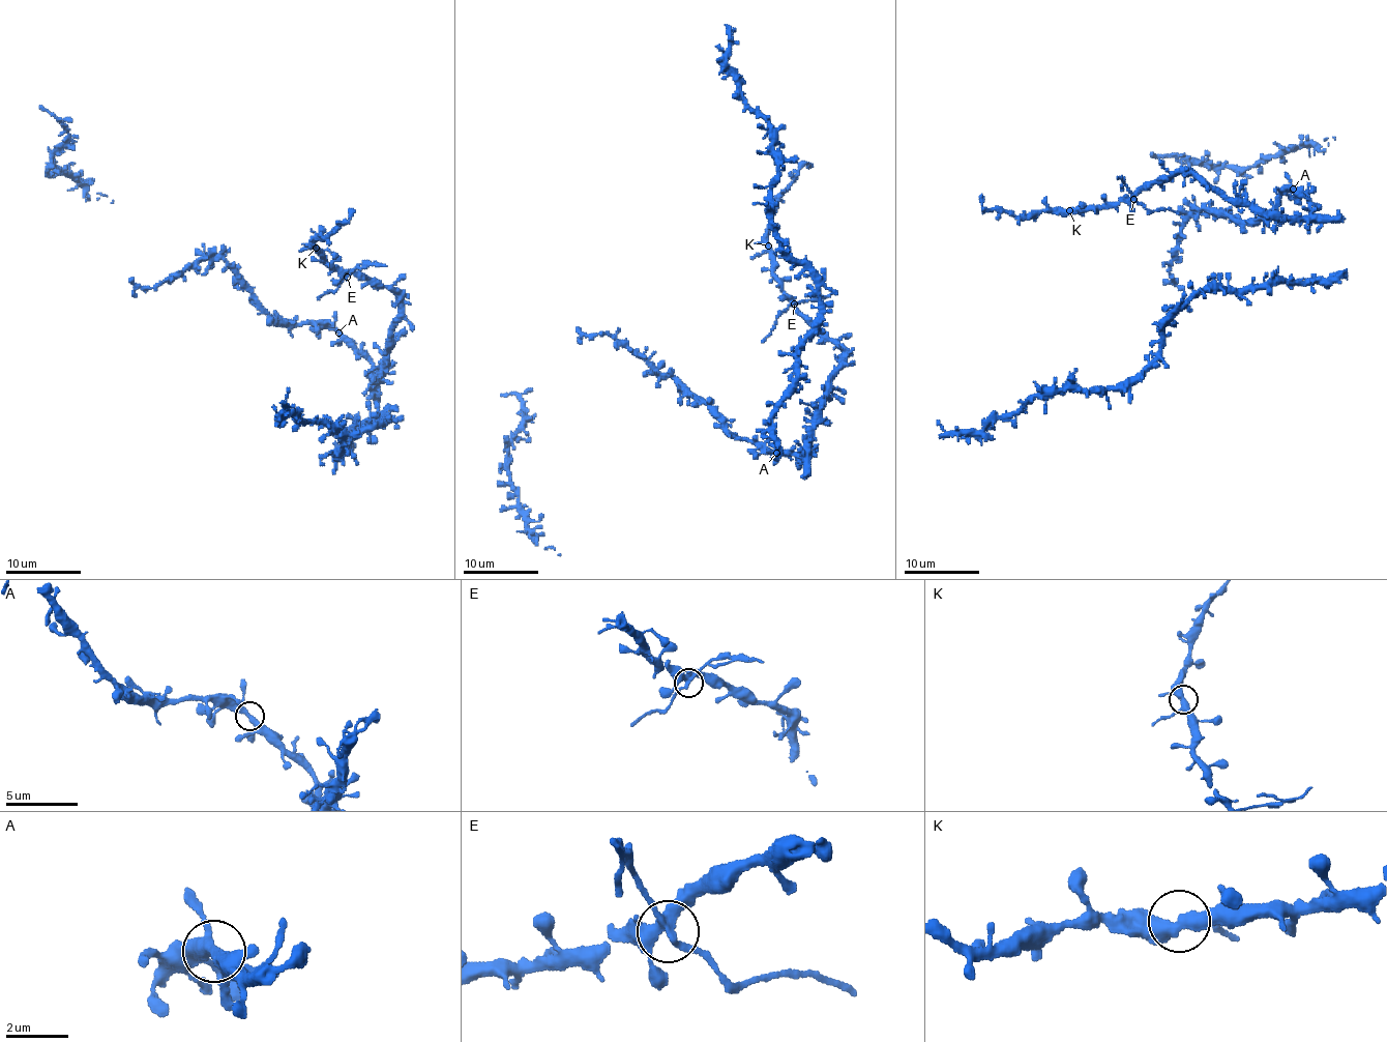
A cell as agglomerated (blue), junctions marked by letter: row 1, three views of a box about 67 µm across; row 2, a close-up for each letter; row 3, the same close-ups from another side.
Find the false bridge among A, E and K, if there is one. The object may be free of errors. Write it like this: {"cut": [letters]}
{"cut": ["E"]}

